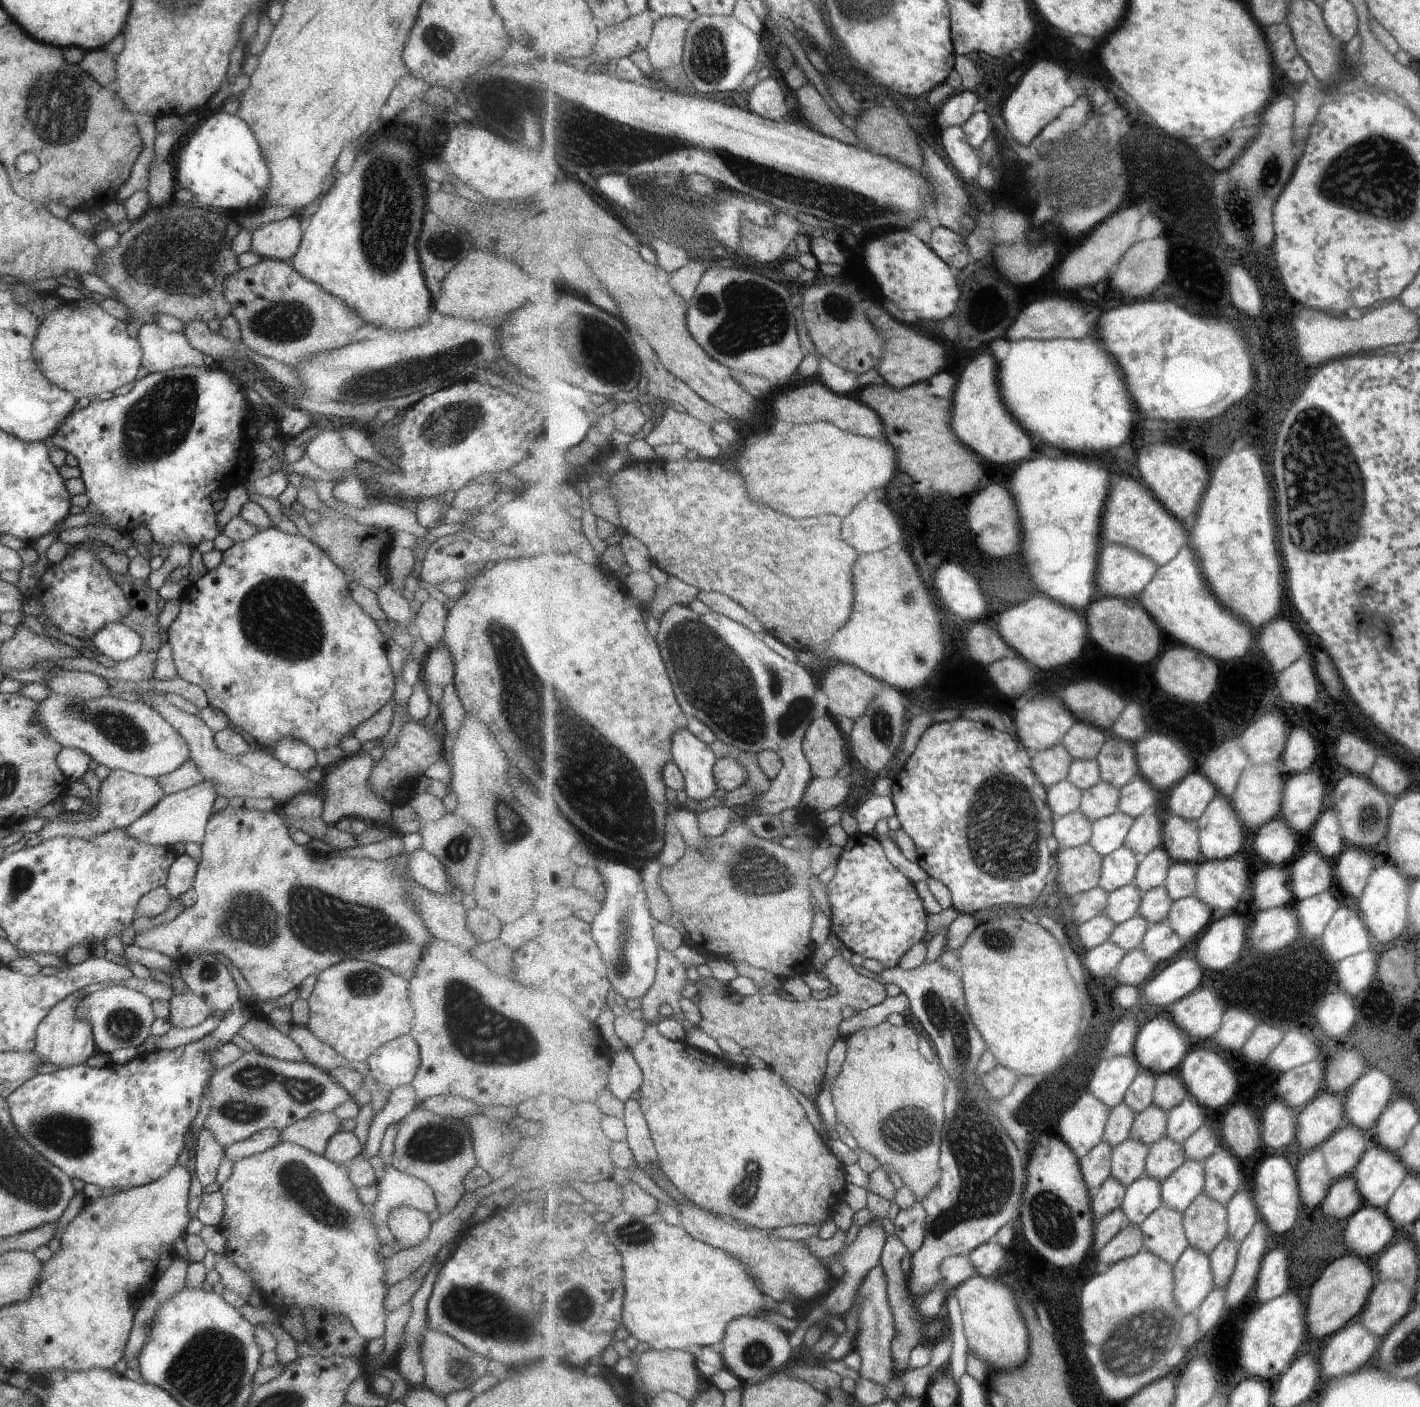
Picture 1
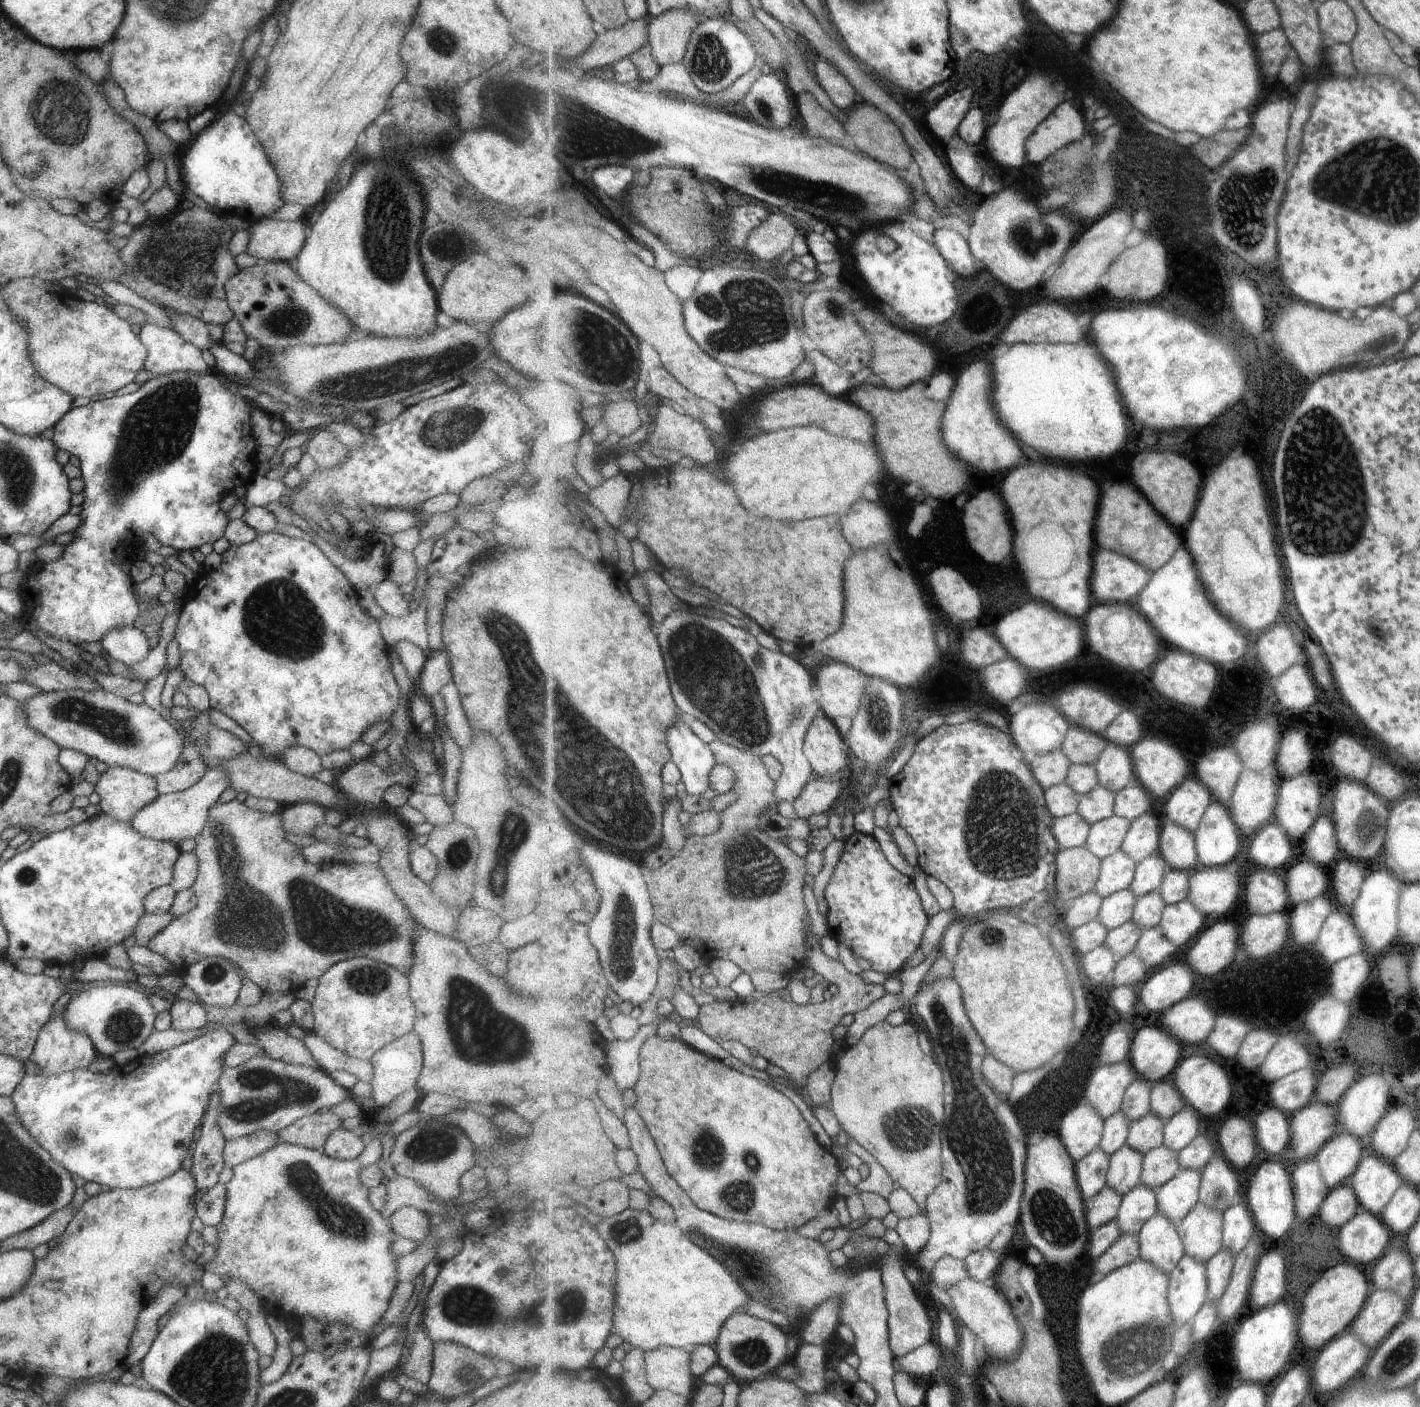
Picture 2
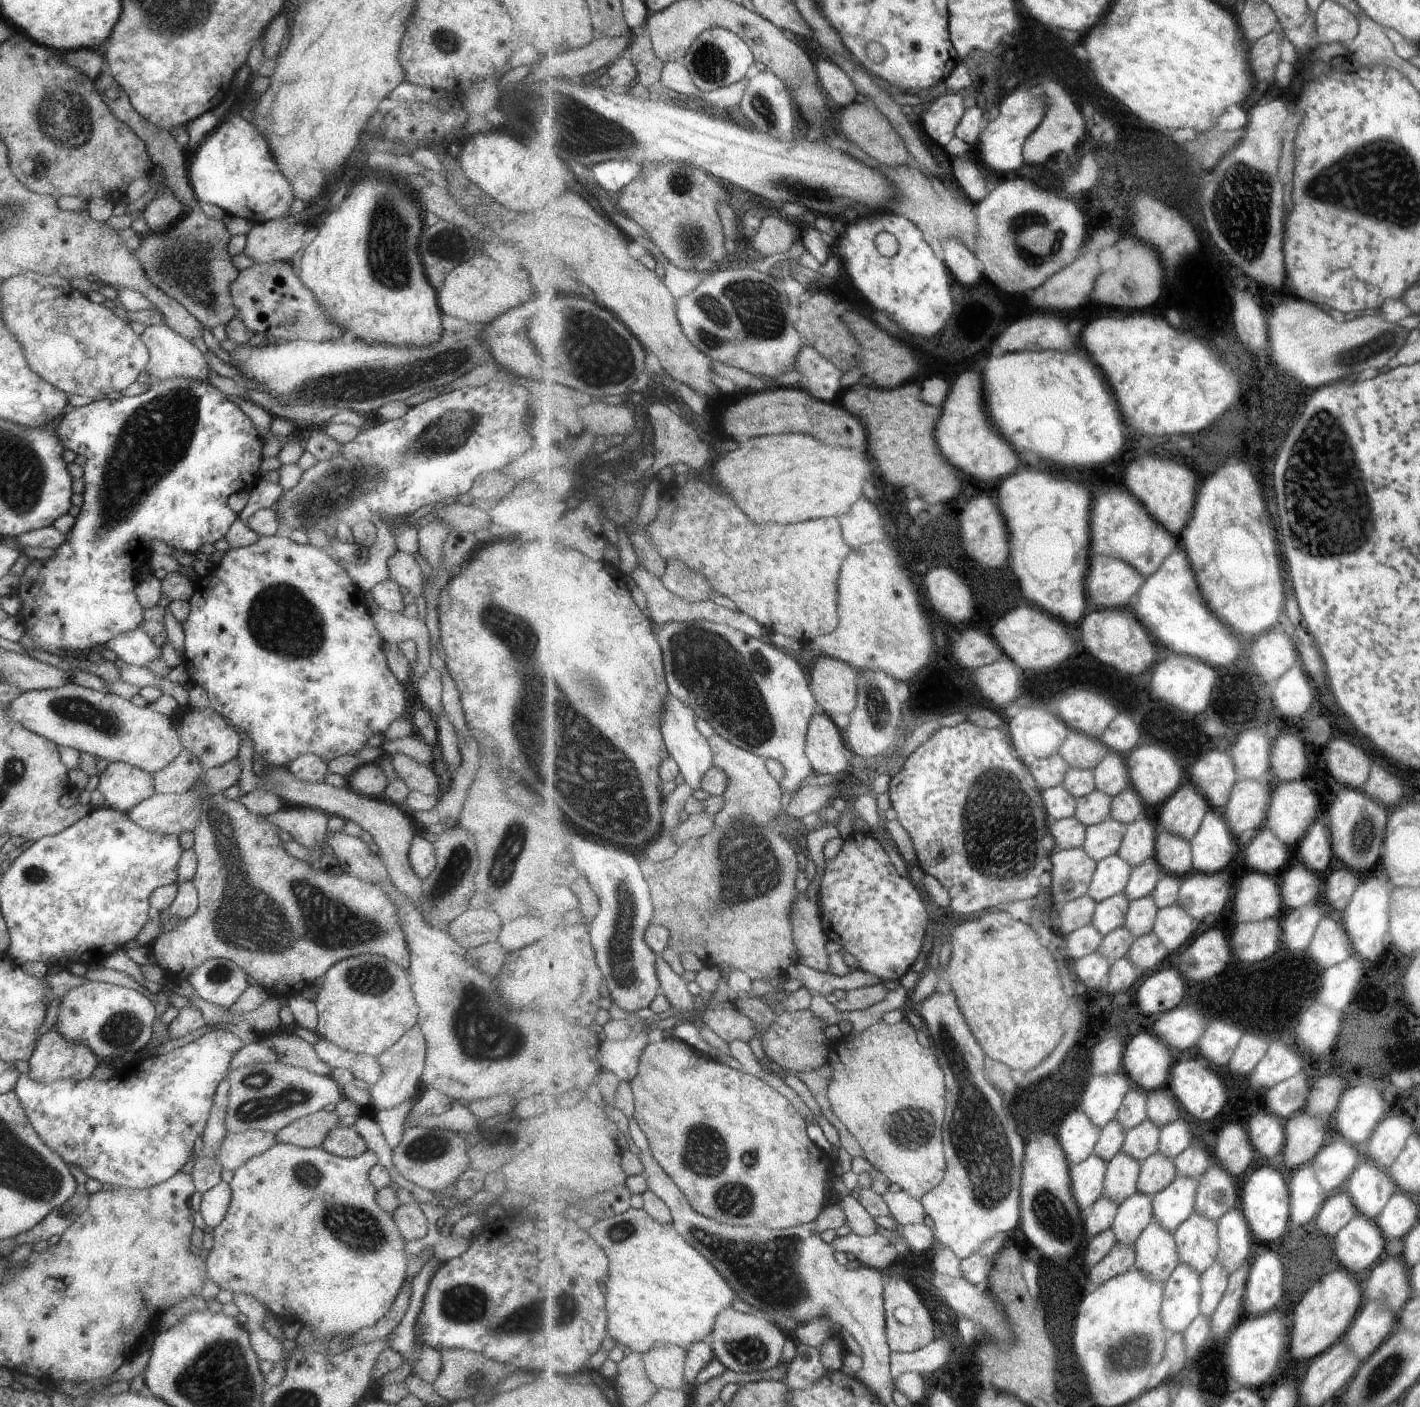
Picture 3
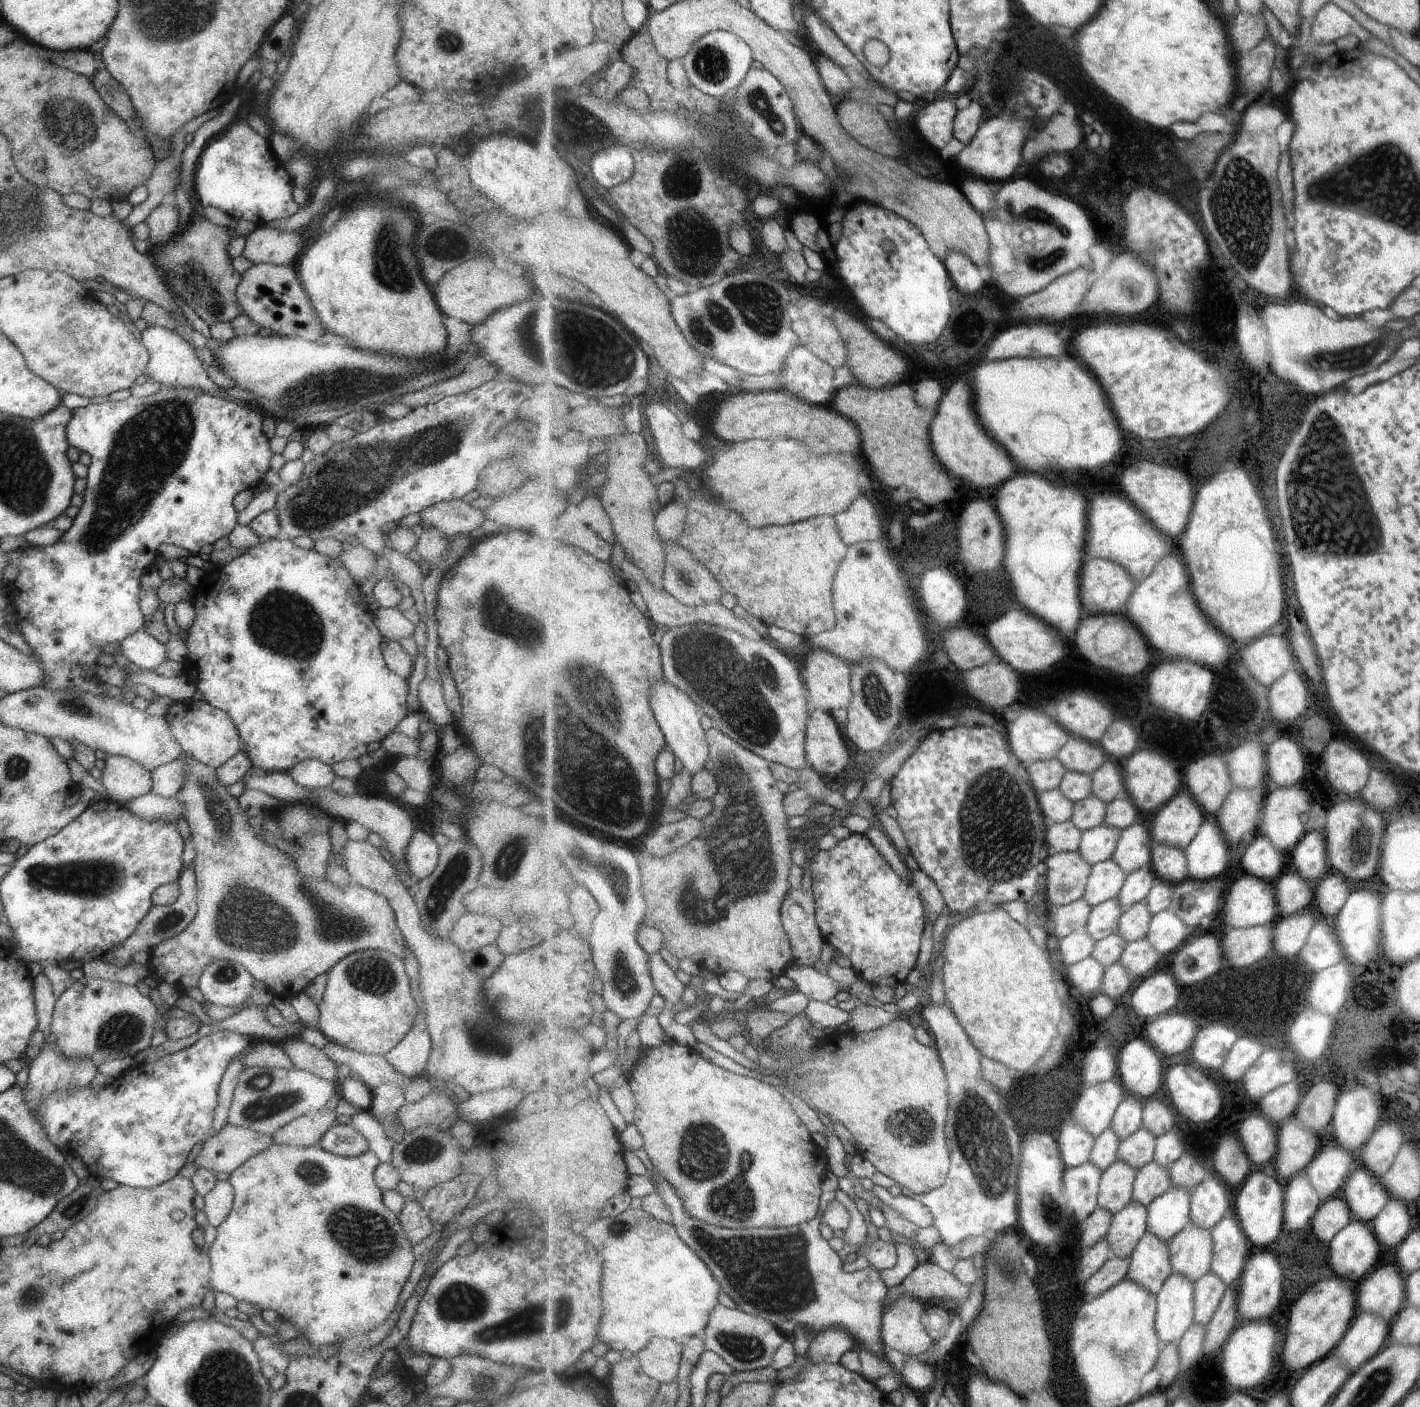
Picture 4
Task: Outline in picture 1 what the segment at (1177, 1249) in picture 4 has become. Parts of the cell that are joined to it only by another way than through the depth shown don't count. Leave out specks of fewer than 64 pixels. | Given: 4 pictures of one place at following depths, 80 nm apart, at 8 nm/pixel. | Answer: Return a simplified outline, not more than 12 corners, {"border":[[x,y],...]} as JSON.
{"border":[[1202,1193],[1184,1214],[1189,1245],[1210,1256],[1228,1206]]}

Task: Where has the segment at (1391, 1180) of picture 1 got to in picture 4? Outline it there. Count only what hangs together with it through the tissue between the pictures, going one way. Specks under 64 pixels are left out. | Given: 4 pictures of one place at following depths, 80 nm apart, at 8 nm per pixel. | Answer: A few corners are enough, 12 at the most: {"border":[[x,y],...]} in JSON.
{"border":[[1359,1164],[1343,1188],[1355,1219],[1373,1221],[1390,1200]]}

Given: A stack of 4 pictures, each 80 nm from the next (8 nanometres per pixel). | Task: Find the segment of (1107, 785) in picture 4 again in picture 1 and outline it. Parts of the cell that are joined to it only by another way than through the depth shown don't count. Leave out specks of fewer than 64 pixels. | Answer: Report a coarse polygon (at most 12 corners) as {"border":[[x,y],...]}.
{"border":[[1109,736],[1102,781],[1123,789],[1140,776],[1135,745]]}

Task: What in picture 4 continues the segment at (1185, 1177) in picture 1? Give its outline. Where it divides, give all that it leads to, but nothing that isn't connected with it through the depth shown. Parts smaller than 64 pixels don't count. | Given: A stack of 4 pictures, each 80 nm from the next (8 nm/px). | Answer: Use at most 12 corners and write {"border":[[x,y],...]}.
{"border":[[1191,1188],[1149,1204],[1147,1231],[1169,1242],[1191,1228]]}

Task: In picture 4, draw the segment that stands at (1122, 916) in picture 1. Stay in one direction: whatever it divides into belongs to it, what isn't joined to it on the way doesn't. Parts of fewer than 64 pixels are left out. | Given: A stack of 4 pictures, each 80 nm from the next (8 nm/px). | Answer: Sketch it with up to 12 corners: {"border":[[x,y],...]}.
{"border":[[1119,900],[1093,907],[1086,930],[1095,940],[1118,932],[1126,909]]}

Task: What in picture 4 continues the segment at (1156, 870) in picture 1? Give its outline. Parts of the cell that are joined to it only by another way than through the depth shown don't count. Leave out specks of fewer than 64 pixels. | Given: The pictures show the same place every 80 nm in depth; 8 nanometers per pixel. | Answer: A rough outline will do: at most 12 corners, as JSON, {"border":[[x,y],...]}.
{"border":[[1155,864],[1127,876],[1116,900],[1126,910],[1146,901],[1157,879]]}

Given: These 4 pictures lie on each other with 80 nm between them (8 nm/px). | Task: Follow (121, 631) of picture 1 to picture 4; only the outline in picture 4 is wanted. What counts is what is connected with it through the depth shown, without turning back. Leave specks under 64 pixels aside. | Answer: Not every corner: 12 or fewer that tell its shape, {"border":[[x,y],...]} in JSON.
{"border":[[144,626],[125,636],[117,652],[139,669],[153,671],[165,648]]}

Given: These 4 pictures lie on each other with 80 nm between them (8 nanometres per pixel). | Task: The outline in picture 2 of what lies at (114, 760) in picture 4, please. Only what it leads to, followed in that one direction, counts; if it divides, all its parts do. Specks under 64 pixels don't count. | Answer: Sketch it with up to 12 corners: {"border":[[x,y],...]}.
{"border":[[119,766],[99,775],[103,816],[127,824],[159,796],[153,777]]}

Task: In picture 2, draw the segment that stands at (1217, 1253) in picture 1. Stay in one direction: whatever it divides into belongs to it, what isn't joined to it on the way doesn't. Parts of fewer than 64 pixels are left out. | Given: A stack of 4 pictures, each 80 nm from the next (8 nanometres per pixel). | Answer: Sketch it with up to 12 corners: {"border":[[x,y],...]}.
{"border":[[1222,1248],[1207,1264],[1209,1300],[1228,1290],[1236,1257]]}

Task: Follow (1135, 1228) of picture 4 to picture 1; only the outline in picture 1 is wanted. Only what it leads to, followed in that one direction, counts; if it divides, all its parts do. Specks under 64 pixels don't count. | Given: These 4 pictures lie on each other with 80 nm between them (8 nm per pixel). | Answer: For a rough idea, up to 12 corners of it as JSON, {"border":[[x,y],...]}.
{"border":[[1144,1175],[1129,1186],[1122,1208],[1143,1225],[1163,1200],[1163,1183]]}

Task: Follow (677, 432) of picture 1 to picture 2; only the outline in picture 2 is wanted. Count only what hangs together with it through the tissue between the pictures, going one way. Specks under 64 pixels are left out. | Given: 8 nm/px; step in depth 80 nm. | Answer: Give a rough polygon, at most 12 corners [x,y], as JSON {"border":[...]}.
{"border":[[657,407],[650,446],[701,466],[717,460],[702,421]]}

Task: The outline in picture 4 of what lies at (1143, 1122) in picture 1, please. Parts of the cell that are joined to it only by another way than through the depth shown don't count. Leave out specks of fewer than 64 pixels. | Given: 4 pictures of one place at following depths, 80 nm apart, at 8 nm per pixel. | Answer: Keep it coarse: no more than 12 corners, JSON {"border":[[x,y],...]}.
{"border":[[1142,1127],[1122,1142],[1118,1160],[1139,1171],[1155,1161],[1158,1137]]}

